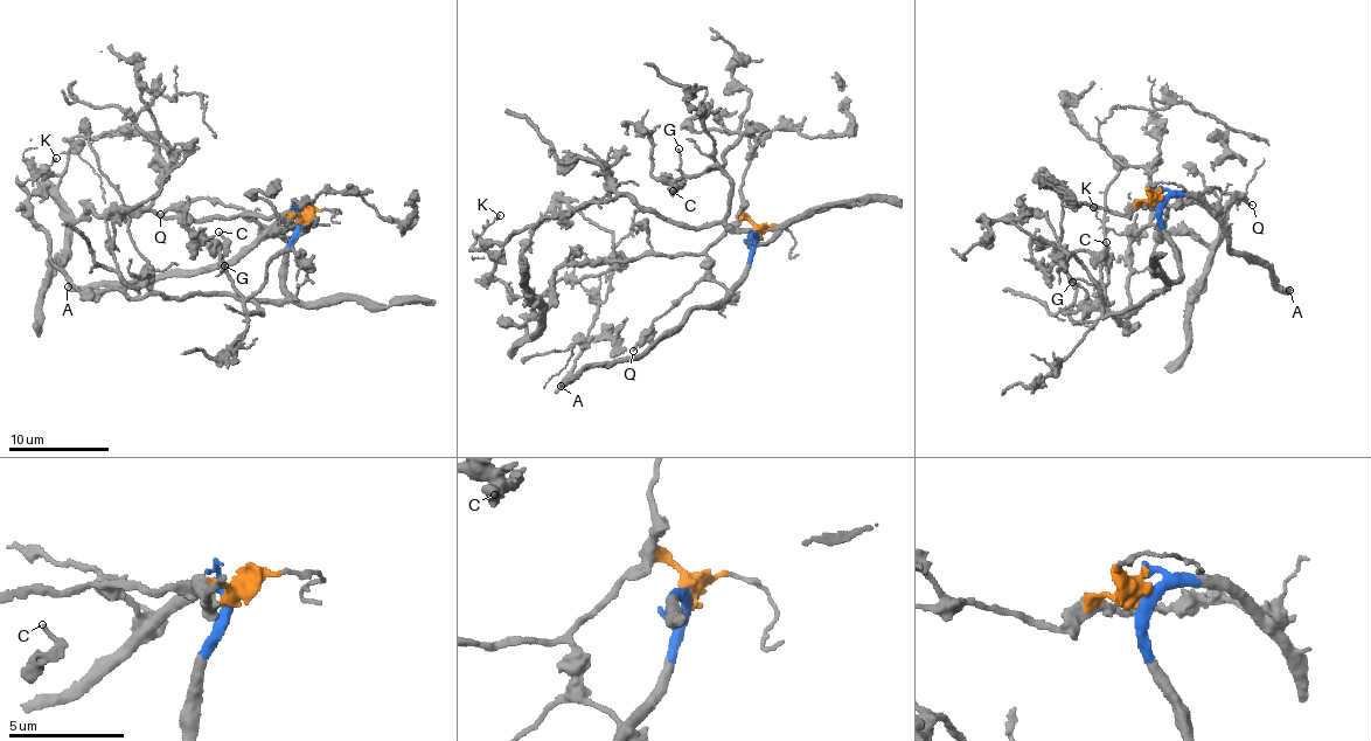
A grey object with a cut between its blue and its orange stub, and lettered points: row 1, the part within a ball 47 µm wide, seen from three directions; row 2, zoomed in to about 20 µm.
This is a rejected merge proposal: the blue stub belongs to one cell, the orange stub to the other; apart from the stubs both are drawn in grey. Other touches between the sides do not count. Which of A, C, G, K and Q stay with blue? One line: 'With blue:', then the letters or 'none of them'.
With blue: A, C, G, K

